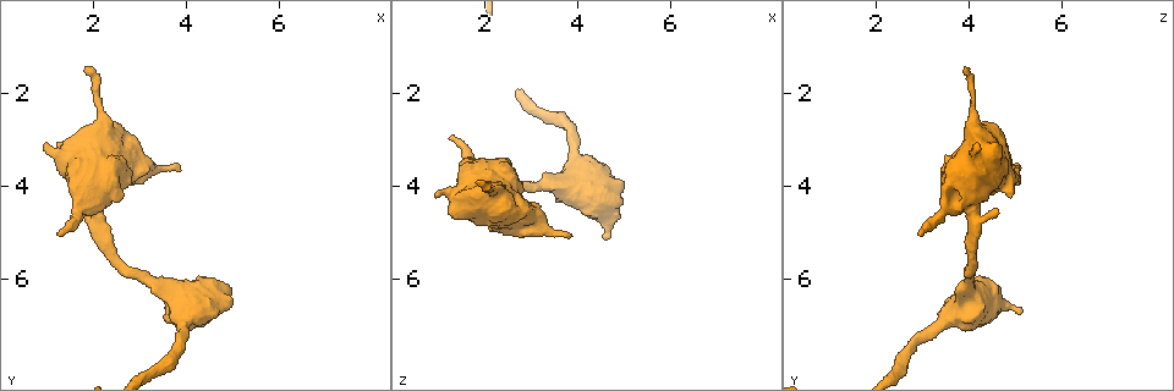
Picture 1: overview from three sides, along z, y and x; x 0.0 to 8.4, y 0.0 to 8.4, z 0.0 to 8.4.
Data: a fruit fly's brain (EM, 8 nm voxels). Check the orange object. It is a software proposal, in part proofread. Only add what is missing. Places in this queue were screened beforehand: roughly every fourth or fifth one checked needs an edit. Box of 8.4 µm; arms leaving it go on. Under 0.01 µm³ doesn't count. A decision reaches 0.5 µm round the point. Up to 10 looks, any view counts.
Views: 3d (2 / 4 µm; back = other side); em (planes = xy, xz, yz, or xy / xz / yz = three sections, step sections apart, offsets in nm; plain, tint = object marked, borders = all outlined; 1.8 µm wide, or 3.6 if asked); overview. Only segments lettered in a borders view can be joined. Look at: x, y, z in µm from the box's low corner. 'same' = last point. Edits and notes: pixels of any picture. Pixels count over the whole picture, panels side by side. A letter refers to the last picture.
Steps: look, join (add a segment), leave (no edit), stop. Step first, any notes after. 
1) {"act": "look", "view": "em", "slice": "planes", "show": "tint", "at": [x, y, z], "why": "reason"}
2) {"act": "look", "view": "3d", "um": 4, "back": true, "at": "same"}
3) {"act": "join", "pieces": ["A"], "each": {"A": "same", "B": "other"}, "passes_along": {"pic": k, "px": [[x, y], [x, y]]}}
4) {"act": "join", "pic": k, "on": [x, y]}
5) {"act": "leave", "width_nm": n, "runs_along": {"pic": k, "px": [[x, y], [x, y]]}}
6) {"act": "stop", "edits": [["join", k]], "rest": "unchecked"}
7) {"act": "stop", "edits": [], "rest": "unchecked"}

{"act": "look", "view": "3d", "um": 2, "at": [1.25, 5.05, 3.00], "why": "an open end"}

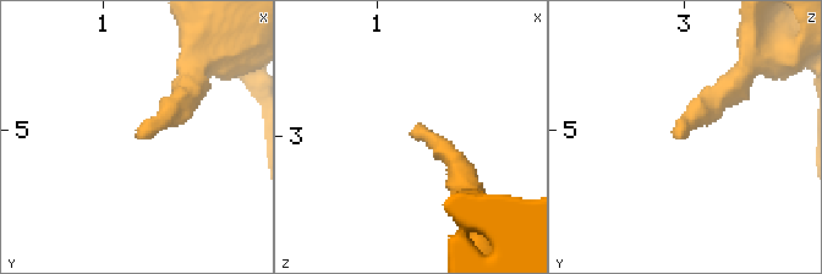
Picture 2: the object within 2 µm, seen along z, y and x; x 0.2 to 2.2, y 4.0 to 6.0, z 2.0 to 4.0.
{"act": "look", "view": "em", "slice": "planes", "show": "borders", "at": [1.26, 5.08, 2.94], "why": "shape alone is not enough"}

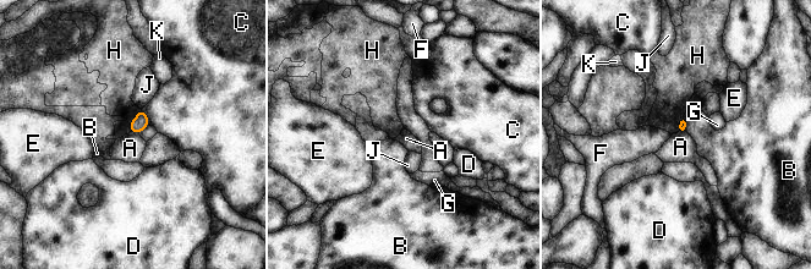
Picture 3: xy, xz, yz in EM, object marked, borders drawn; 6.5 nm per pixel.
{"act": "leave", "each": {"A": "other", "B": "other", "C": "other", "D": "other", "E": "other", "F": "other", "G": "other", "H": "other", "J": "other", "K": "other"}, "border": {"pic": 3, "px": [[130, 131], [138, 133]]}, "found": "no lettered segment goes on from it"}

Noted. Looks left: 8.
{"act": "look", "view": "3d", "um": 4, "back": true, "at": [3.80, 3.70, 5.10], "why": "an open end"}

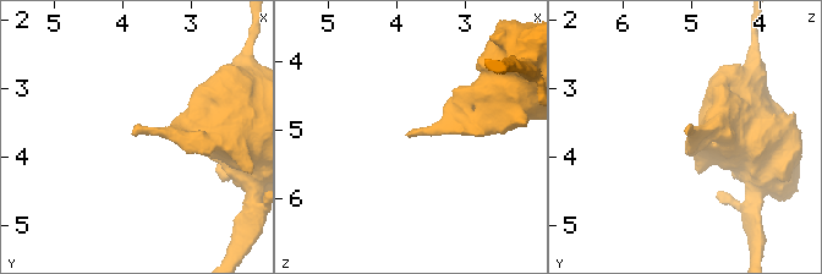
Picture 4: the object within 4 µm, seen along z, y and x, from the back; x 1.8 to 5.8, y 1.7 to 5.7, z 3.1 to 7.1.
{"act": "look", "view": "em", "slice": "planes", "show": "borders", "at": [3.85, 3.65, 5.05], "why": "now the EM"}

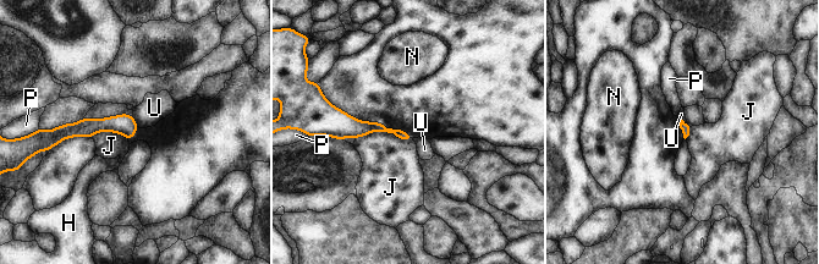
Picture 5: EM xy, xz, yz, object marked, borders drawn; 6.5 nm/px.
{"act": "leave", "longest_contact_nm": ["J", 380], "each": {"H": "other", "J": "other", "N": "other", "P": "other", "U": "other"}, "border": {"pic": 5, "px": [[132, 116], [138, 126]]}, "found": "none of them fits"}

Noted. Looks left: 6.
{"act": "look", "view": "3d", "um": 4, "back": true, "at": [4.55, 6.75, 5.15], "why": "free end"}

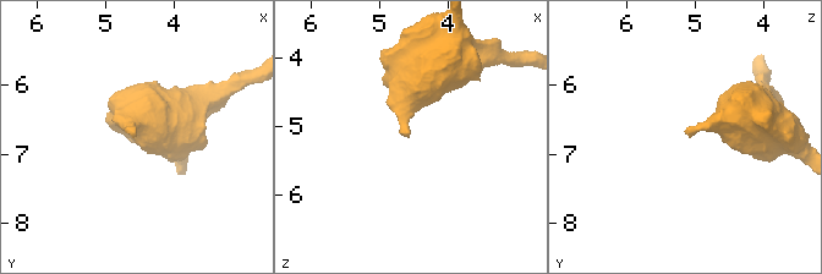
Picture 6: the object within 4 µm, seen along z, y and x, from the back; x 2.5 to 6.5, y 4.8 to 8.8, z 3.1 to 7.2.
{"act": "look", "view": "em", "slice": "xz", "step": 8, "show": "tint", "at": [4.55, 6.70, 5.15], "why": "shape alone is not enough"}

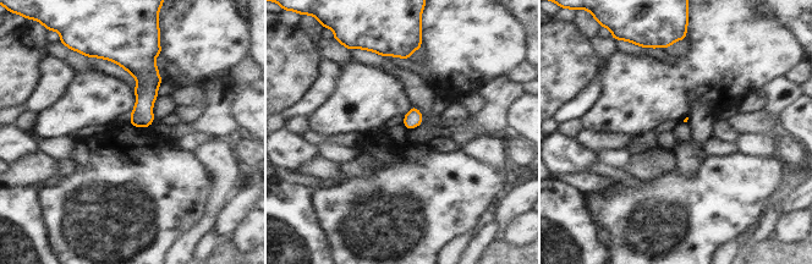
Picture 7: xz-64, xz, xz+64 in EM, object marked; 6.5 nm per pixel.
{"act": "look", "view": "em", "slice": "xy", "step": 4, "show": "borders", "at": "same", "why": "another direction"}

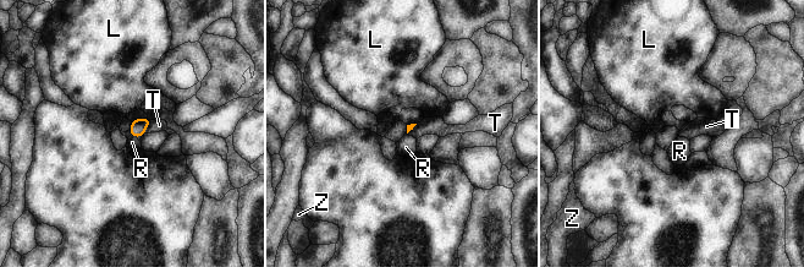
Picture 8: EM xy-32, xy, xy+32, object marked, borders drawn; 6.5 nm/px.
{"act": "leave", "longest_contact_nm": ["T", 100], "each": {"L": "other", "R": "other", "T": "other", "Z": "other"}, "border": {"pic": 8, "px": [[130, 135], [141, 137]]}, "found": "none of them fits"}

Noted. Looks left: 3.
{"act": "look", "view": "em", "slice": "xz", "step": 4, "show": "plain", "at": [1.80, 1.50, 3.95], "why": "tapers out"}

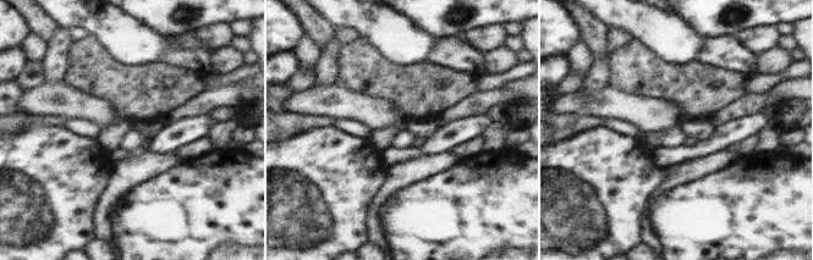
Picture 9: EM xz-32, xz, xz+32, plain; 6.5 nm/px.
{"act": "look", "view": "em", "slice": "xz", "step": 4, "show": "borders", "at": "same", "why": "what lies round it"}

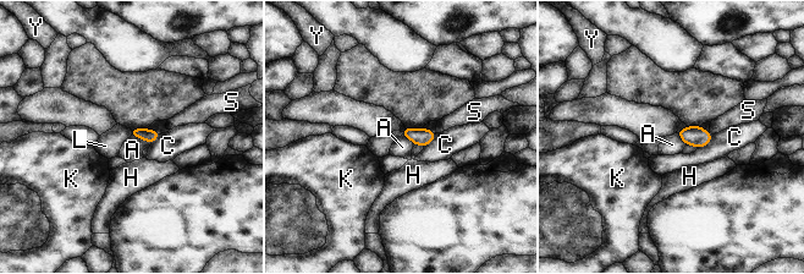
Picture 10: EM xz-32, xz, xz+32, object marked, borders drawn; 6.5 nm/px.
{"act": "leave", "each": {"A": "other", "C": "other", "H": "other", "K": "other", "L": "other", "S": "other", "Y": "other"}, "border": {"pic": 10, "px": [[130, 130], [131, 135]]}, "found": "no lettered segment goes on from it"}

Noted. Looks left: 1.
{"act": "stop", "edits": [], "rest": "unchecked"}

